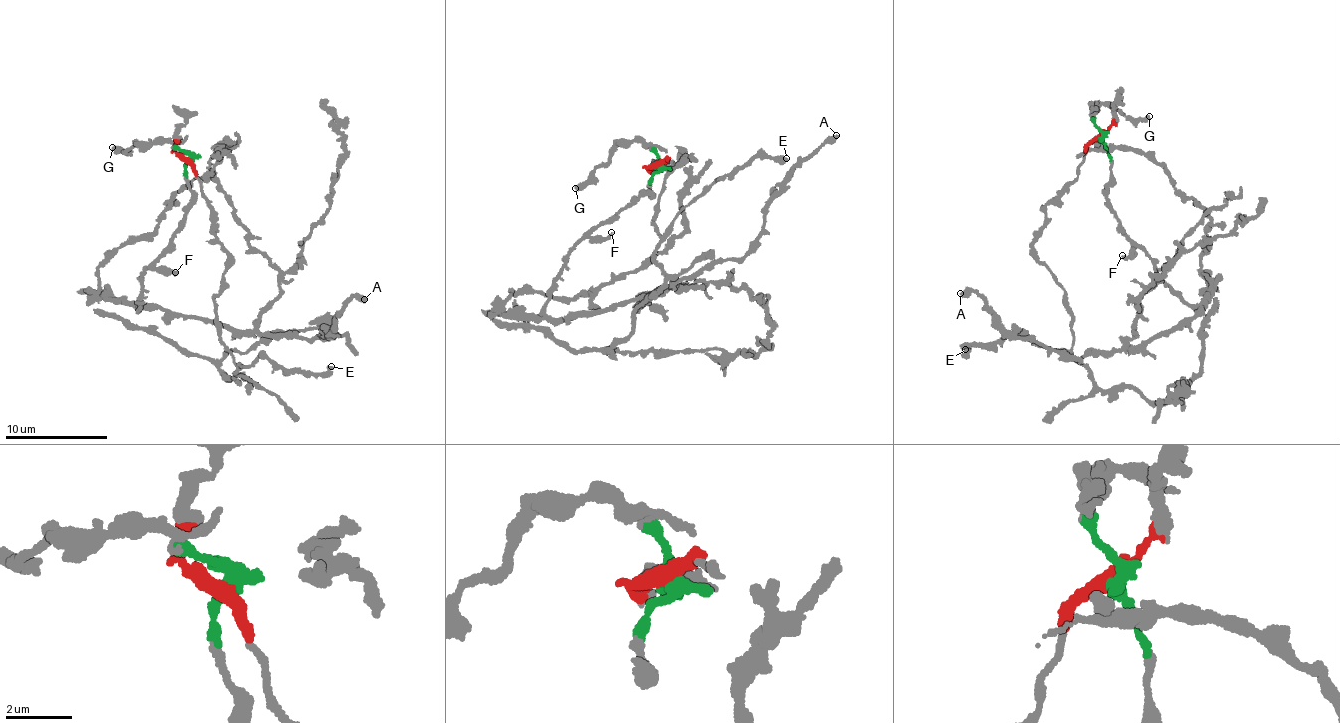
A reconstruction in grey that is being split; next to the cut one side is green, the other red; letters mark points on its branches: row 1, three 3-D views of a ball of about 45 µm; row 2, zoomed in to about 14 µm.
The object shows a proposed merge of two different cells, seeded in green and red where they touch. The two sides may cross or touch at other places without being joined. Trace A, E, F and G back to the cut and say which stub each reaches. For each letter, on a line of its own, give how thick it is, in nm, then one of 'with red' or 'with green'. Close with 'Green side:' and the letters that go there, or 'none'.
A: calibre 440 nm; with green
E: calibre 400 nm; with red
F: calibre 280 nm; with green
G: calibre 440 nm; with green
Green side: A, F, G

